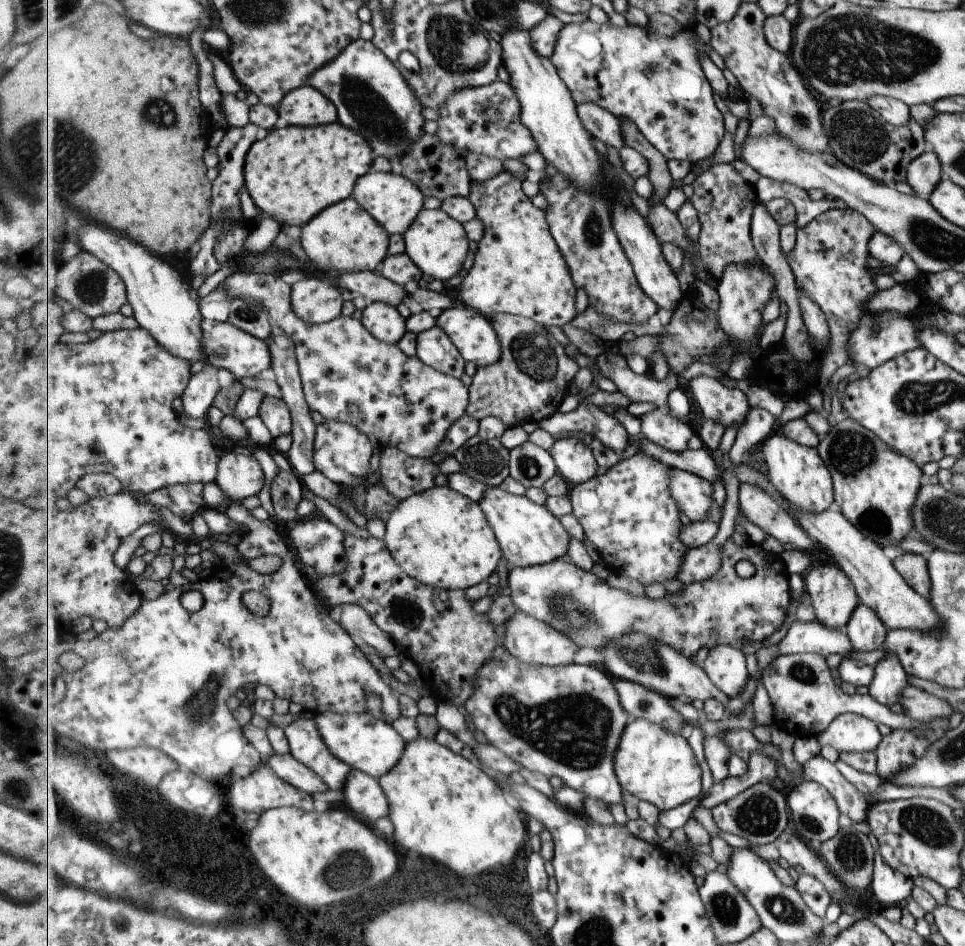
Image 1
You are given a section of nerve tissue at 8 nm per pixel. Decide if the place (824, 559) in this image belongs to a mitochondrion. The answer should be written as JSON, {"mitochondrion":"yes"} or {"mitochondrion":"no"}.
{"mitochondrion":"no"}

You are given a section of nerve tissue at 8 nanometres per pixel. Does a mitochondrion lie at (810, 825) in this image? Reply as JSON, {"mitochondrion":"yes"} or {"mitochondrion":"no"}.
{"mitochondrion":"yes"}

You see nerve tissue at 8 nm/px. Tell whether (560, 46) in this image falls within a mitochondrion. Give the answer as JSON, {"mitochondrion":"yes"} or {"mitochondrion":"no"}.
{"mitochondrion":"no"}

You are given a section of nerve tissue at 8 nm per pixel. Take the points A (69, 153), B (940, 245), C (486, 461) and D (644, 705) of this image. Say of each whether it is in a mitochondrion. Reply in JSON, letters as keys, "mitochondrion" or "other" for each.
{"A":"mitochondrion","B":"mitochondrion","C":"mitochondrion","D":"mitochondrion"}

